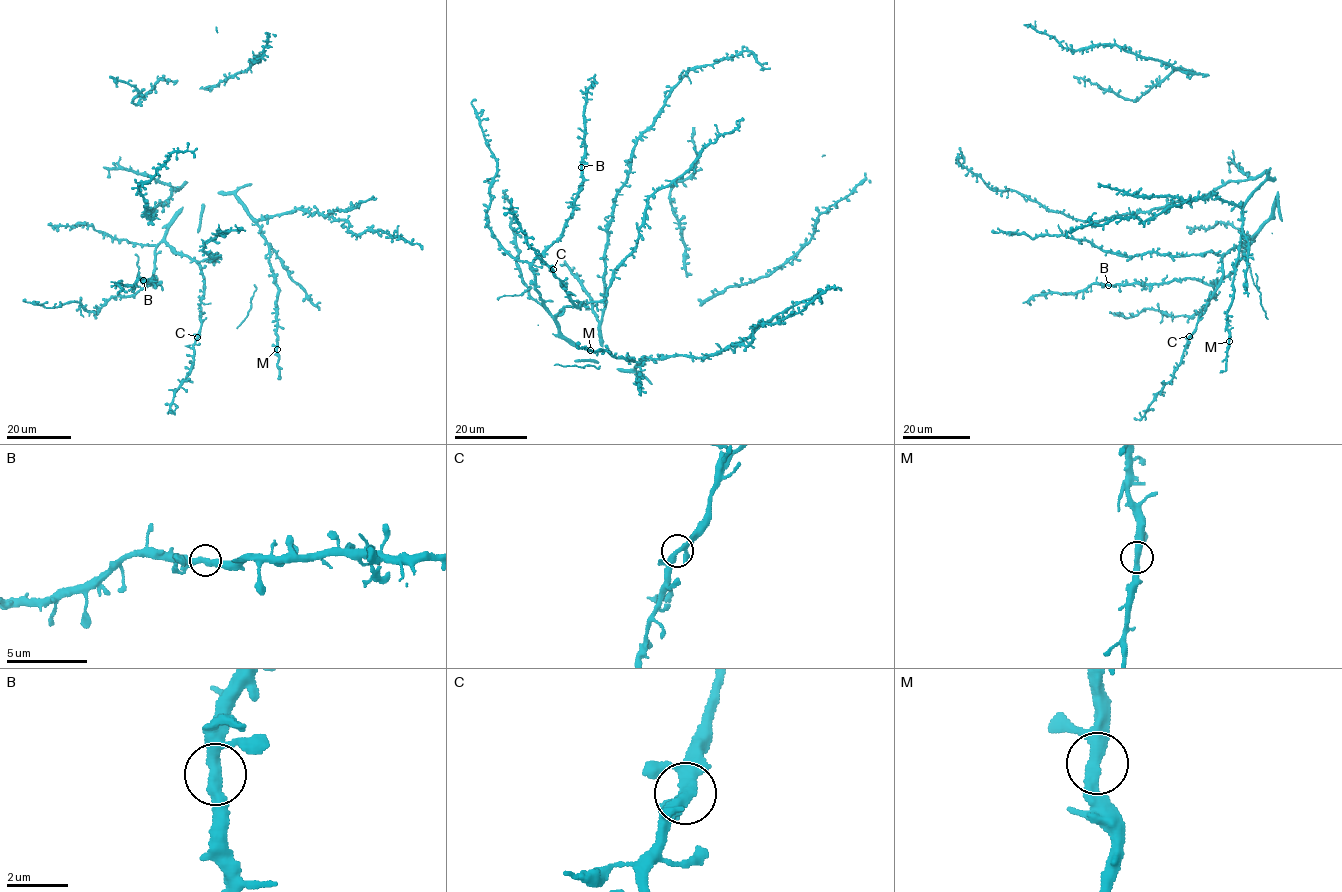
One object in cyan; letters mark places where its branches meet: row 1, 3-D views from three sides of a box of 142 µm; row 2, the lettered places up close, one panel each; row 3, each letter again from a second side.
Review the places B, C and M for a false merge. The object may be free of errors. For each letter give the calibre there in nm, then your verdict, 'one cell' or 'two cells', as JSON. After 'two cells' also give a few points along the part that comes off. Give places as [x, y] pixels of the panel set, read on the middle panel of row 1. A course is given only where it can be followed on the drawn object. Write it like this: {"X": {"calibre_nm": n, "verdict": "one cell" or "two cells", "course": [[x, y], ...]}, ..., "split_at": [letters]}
{"B": {"calibre_nm": 320, "verdict": "one cell"}, "C": {"calibre_nm": 320, "verdict": "one cell"}, "M": {"calibre_nm": 320, "verdict": "one cell"}, "split_at": []}

